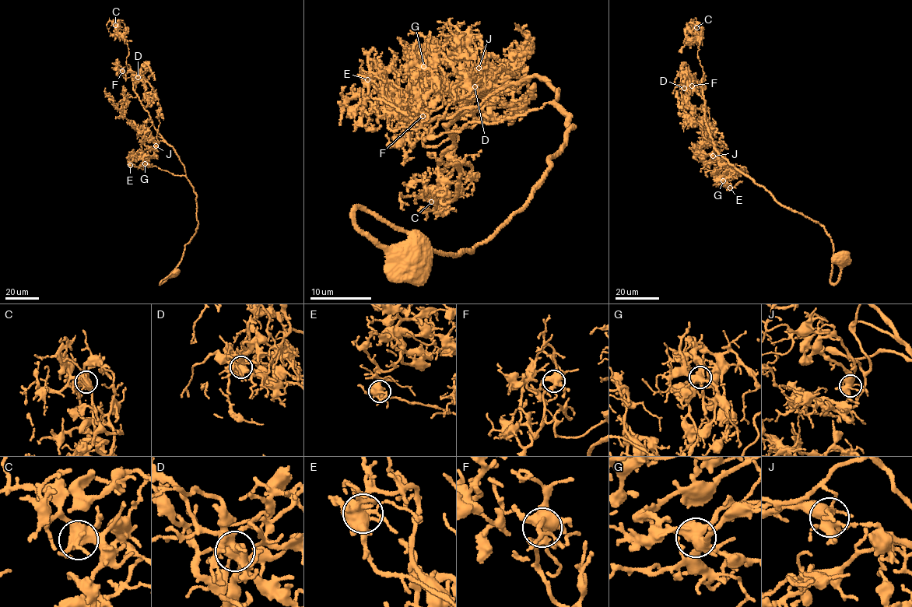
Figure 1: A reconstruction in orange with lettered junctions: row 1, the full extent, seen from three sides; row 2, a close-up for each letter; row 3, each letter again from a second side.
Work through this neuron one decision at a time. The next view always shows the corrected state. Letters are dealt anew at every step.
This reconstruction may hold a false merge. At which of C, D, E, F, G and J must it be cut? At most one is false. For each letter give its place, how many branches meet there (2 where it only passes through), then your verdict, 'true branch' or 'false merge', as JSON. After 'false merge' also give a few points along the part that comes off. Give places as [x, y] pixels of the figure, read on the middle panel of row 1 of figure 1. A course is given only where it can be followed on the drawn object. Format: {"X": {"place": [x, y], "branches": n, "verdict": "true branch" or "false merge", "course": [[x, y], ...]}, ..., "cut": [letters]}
{"C": {"place": [431, 201], "branches": 6, "verdict": "true branch"}, "D": {"place": [475, 86], "branches": 8, "verdict": "true branch"}, "E": {"place": [367, 79], "branches": 6, "verdict": "true branch"}, "F": {"place": [422, 116], "branches": 6, "verdict": "true branch"}, "G": {"place": [423, 66], "branches": 7, "verdict": "true branch"}, "J": {"place": [478, 68], "branches": 8, "verdict": "true branch"}, "cut": []}

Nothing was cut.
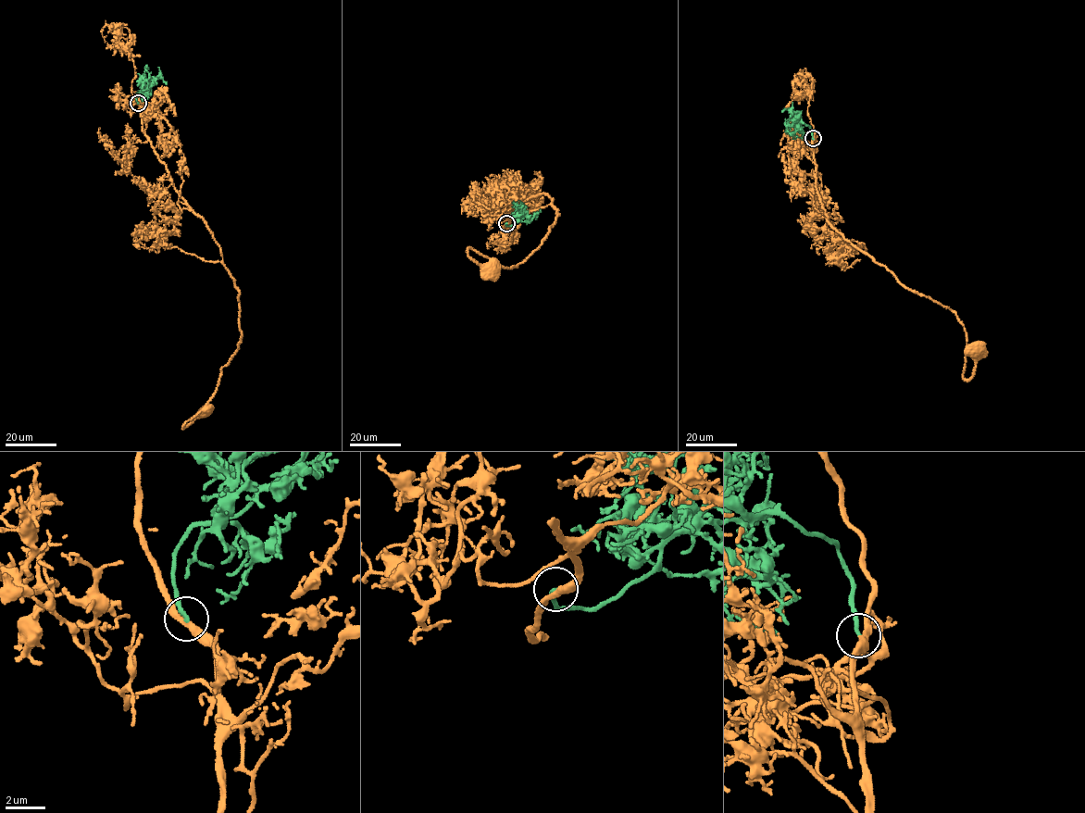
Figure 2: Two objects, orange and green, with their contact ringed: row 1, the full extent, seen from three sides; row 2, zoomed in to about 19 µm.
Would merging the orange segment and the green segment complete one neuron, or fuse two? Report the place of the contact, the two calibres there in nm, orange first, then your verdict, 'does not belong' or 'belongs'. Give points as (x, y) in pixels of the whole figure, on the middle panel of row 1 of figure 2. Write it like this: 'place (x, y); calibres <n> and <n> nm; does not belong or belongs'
place (506, 223); calibres 320 and 190 nm; belongs

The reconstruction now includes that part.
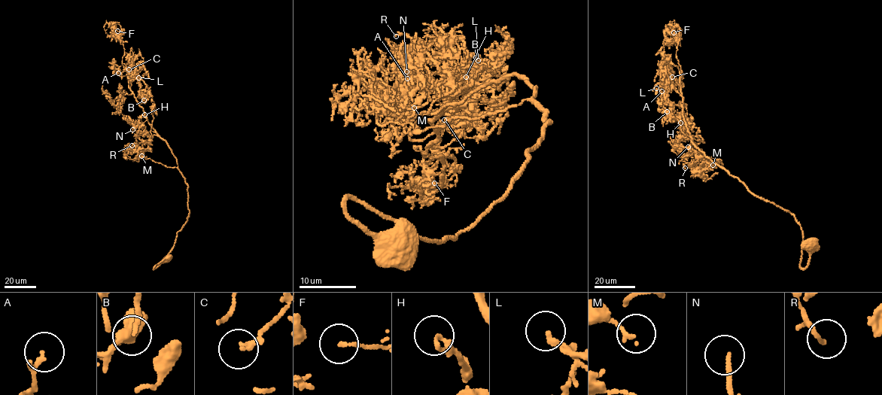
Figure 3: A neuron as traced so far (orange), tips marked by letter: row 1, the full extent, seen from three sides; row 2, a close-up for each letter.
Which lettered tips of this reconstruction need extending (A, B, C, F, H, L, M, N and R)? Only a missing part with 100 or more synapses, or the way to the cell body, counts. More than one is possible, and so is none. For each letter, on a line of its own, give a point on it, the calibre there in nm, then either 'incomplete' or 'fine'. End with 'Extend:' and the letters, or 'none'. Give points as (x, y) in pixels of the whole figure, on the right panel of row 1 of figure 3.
A: place (661, 91); calibre 150 nm; fine
B: place (667, 111); calibre 110 nm; fine
C: place (672, 77); calibre 180 nm; fine
F: place (673, 32); calibre 130 nm; fine
H: place (680, 123); calibre 200 nm; fine
L: place (656, 88); calibre 200 nm; fine
M: place (713, 165); calibre 140 nm; fine
N: place (688, 147); calibre 170 nm; incomplete
R: place (685, 168); calibre 130 nm; fine
Extend: N

